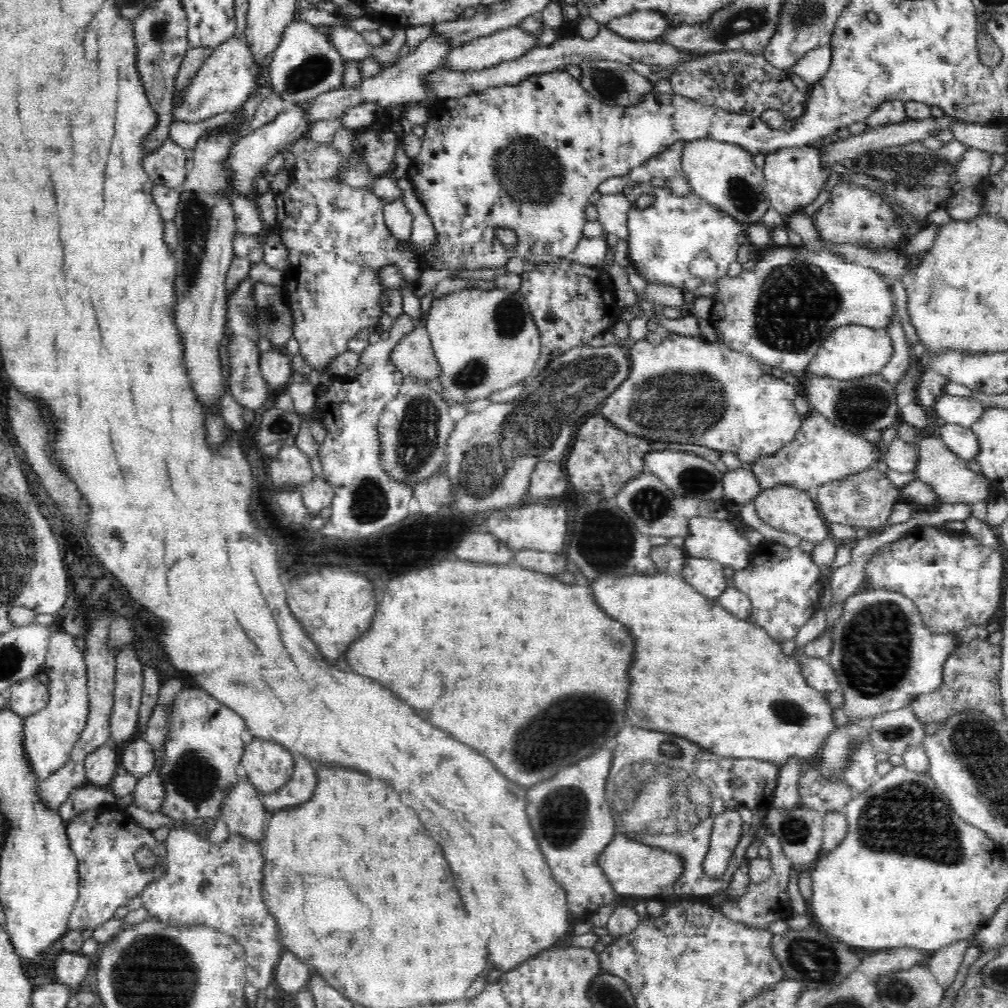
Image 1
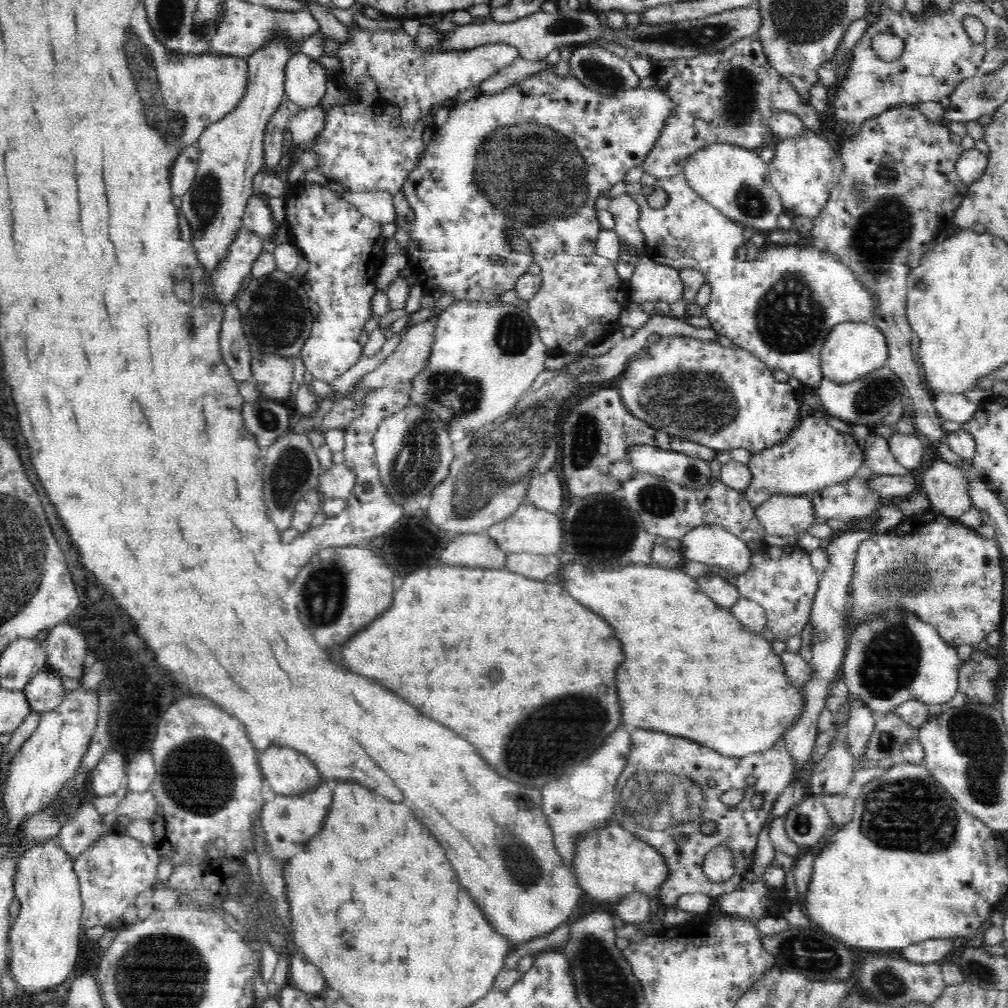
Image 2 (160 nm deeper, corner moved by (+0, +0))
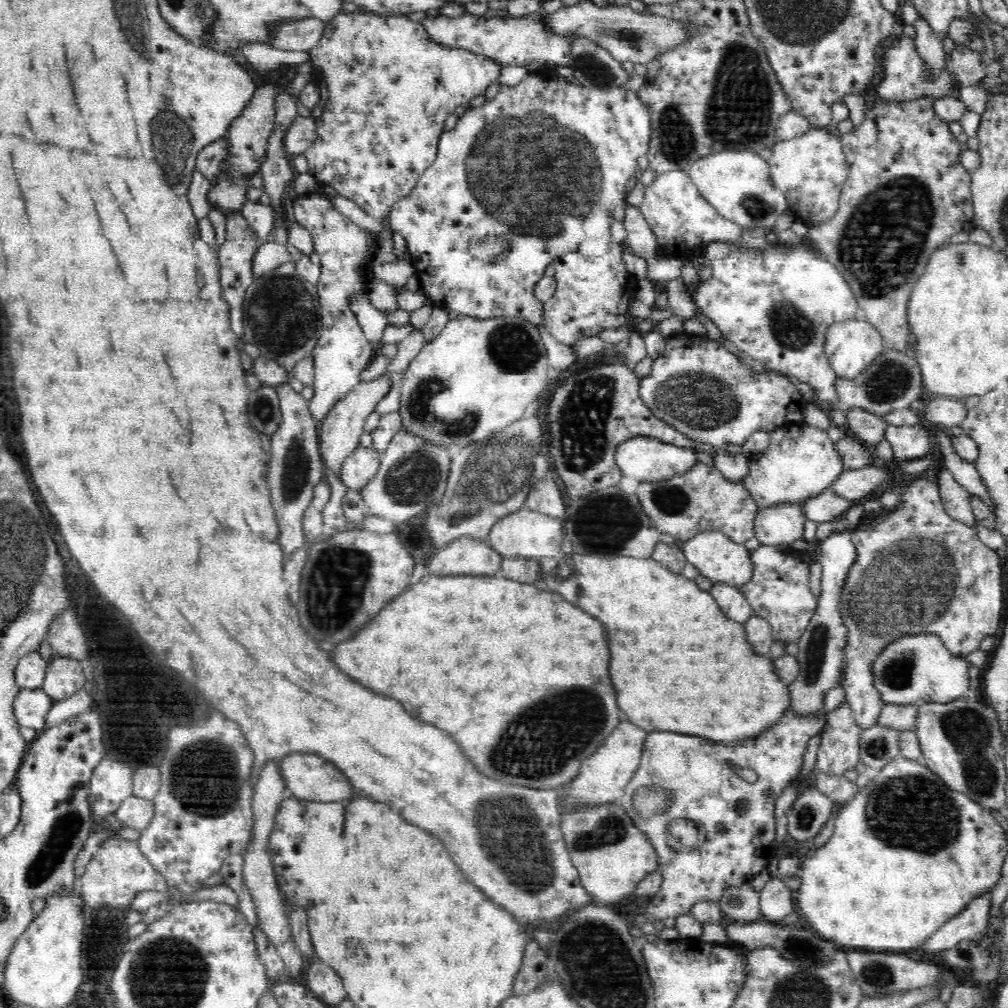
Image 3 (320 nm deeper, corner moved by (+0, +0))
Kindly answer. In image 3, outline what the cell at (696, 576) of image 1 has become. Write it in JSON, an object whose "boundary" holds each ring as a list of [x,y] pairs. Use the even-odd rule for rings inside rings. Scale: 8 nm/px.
{"boundary":[[[713,584],[709,594],[716,599],[722,612],[736,623],[745,626],[748,619],[754,615],[753,608],[744,594],[728,584]]]}

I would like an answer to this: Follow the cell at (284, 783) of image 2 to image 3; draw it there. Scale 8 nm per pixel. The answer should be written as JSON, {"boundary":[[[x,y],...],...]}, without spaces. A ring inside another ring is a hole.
{"boundary":[[[292,753],[290,756],[281,757],[278,766],[281,768],[285,786],[290,788],[295,799],[315,801],[320,804],[335,801],[337,804],[344,805],[350,800],[348,796],[354,796],[354,792],[358,791],[351,786],[344,772],[318,755]]]}

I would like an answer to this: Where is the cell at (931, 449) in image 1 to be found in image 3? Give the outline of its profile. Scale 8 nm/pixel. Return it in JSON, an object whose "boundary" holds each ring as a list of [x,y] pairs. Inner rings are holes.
{"boundary":[[[942,469],[937,475],[940,496],[948,515],[956,521],[962,522],[968,527],[979,523],[974,517],[971,505],[971,493],[969,493],[955,478],[948,469]]]}

